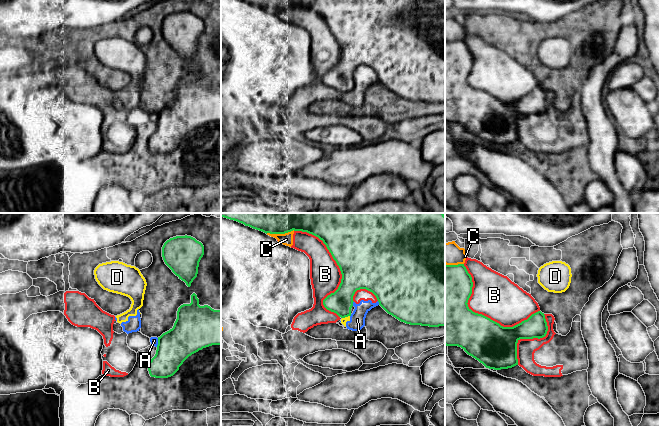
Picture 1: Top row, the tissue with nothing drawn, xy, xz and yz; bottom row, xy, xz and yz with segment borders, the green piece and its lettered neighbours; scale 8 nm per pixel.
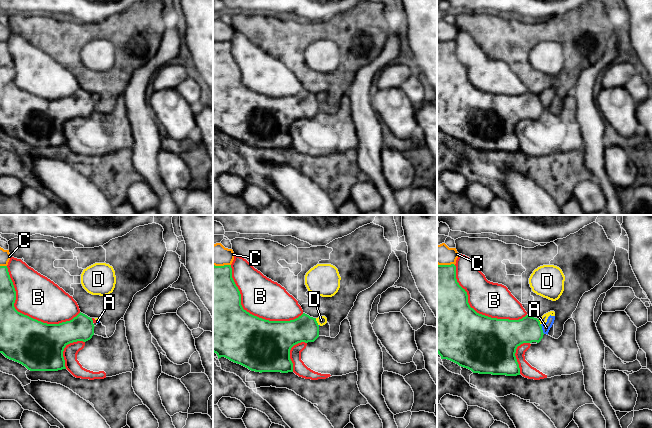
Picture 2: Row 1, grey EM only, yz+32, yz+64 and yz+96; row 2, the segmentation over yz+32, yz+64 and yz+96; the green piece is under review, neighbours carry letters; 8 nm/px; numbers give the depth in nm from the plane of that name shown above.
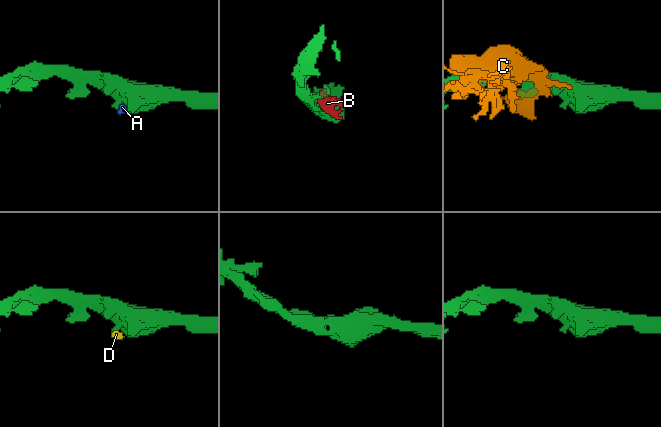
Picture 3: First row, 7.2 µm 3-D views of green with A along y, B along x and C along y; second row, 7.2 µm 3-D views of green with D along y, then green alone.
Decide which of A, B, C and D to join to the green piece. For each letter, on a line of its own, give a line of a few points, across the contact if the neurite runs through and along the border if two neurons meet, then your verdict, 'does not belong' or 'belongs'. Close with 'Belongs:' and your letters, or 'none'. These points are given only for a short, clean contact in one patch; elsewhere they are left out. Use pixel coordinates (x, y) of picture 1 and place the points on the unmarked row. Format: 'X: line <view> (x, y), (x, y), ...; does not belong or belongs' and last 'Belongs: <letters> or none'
A: line xy (158, 114), (156, 122); does not belong
B: does not belong
C: does not belong
D: line xz (349, 91), (342, 94); does not belong
Belongs: none

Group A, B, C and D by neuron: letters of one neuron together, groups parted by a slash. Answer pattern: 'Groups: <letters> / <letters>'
Groups: A B C D

